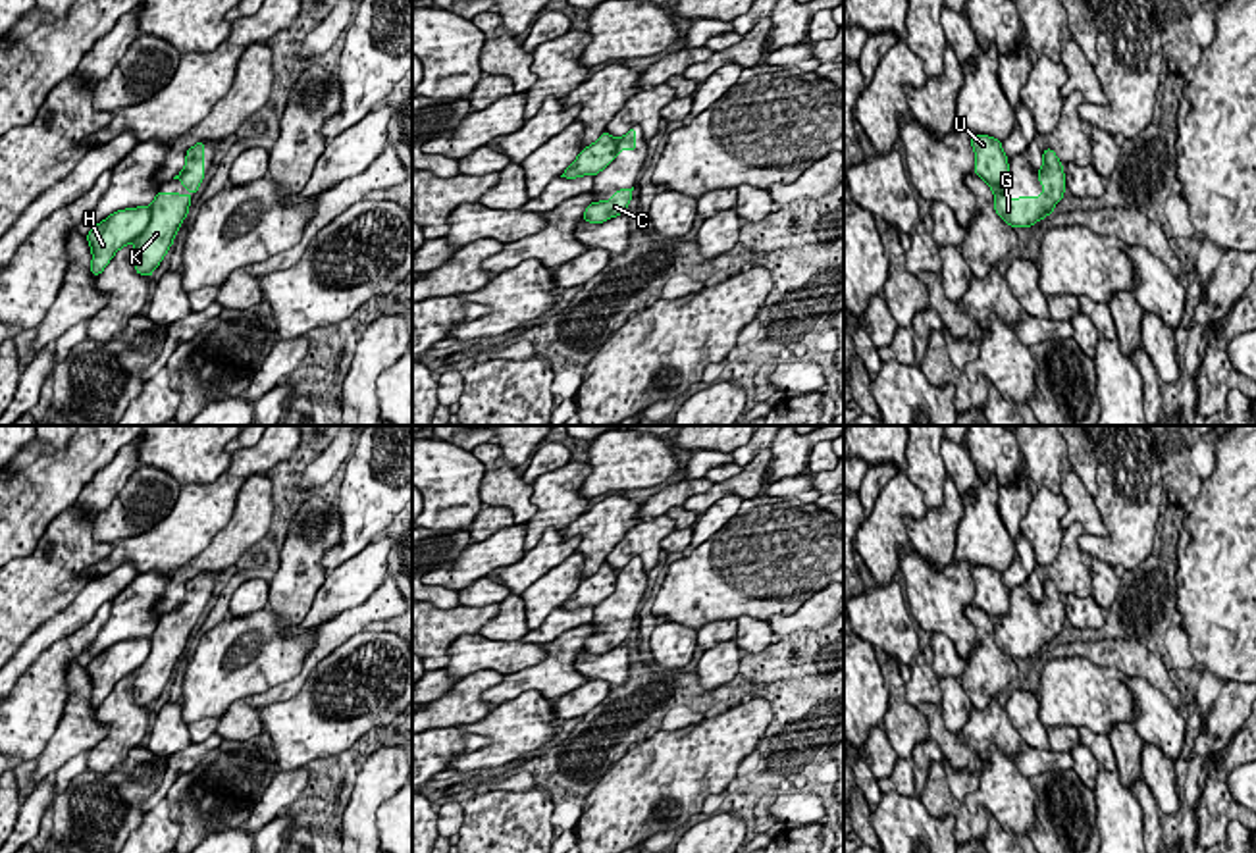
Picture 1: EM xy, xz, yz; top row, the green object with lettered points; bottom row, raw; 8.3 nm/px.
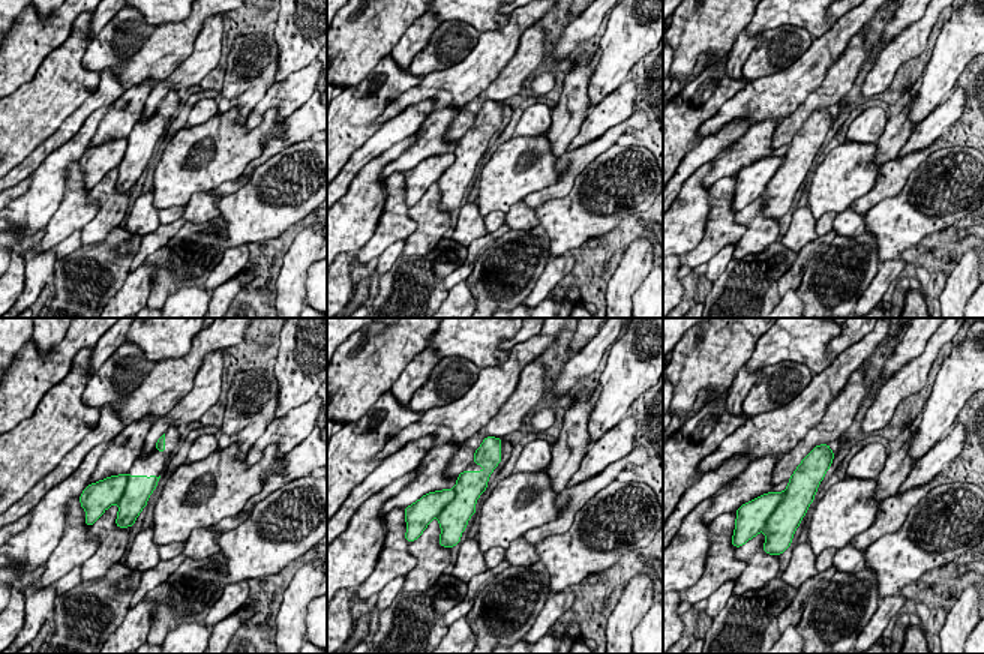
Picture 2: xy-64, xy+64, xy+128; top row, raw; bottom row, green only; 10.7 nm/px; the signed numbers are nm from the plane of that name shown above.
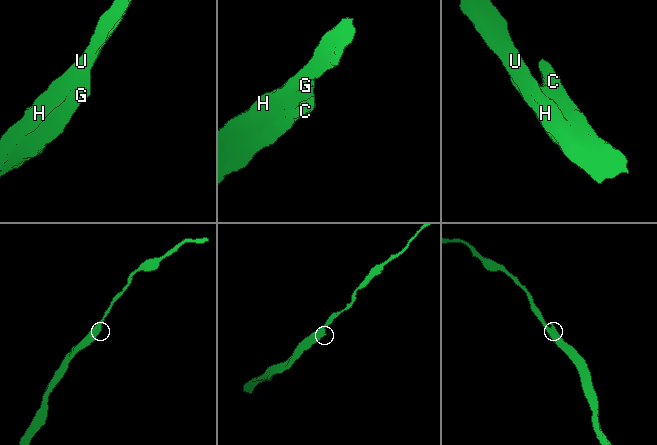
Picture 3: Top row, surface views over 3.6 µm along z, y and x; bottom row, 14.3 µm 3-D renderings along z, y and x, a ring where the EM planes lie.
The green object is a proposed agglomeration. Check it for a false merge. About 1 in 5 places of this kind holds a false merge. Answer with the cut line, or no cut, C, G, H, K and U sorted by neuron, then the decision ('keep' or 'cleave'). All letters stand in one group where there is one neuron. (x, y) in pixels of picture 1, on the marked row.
no cut | C G H K U | keep

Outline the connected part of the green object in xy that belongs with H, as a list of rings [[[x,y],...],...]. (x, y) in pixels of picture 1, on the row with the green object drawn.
[[[204,142],[187,150],[185,168],[179,179],[191,194],[156,193],[150,206],[118,210],[87,233],[92,252],[91,271],[100,275],[114,254],[133,243],[133,262],[139,275],[150,277],[173,245],[181,221],[189,214],[189,204],[204,179]]]

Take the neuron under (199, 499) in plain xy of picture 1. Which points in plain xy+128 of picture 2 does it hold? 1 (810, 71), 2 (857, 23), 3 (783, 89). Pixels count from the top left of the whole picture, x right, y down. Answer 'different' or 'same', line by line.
1: same
2: same
3: same

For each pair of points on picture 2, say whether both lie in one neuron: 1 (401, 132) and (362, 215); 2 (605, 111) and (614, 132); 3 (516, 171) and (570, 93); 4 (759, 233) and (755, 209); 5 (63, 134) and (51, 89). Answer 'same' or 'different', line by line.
1: same
2: different
3: different
4: same
5: different

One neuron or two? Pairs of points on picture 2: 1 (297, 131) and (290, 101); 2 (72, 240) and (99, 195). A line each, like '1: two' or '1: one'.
1: two
2: one

